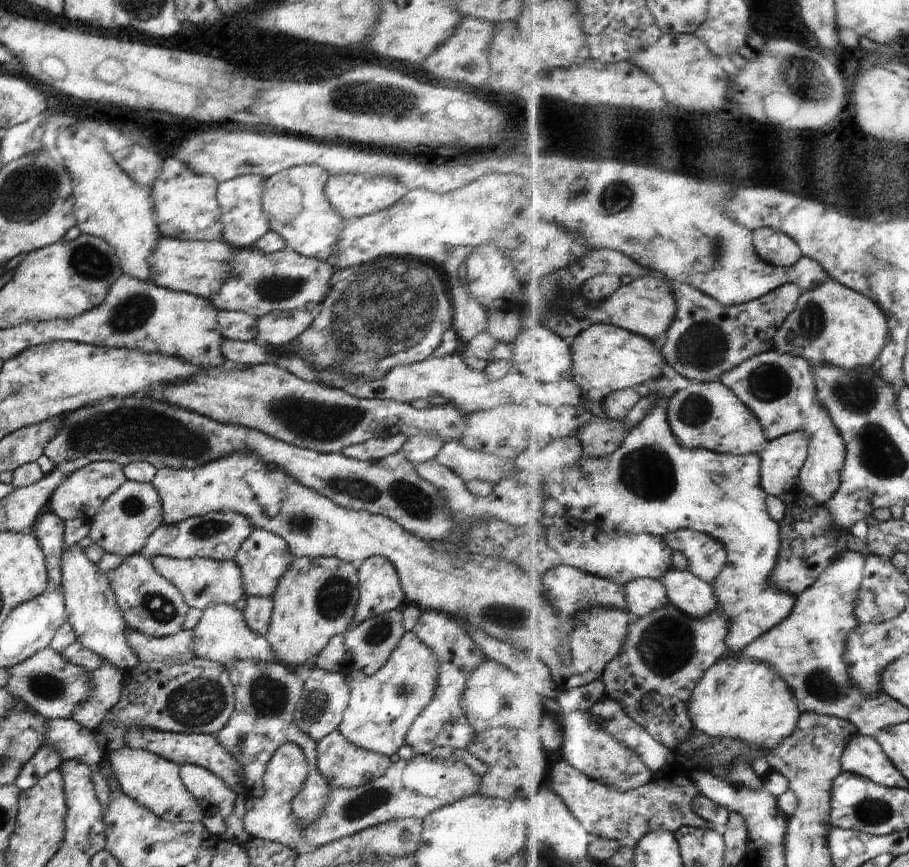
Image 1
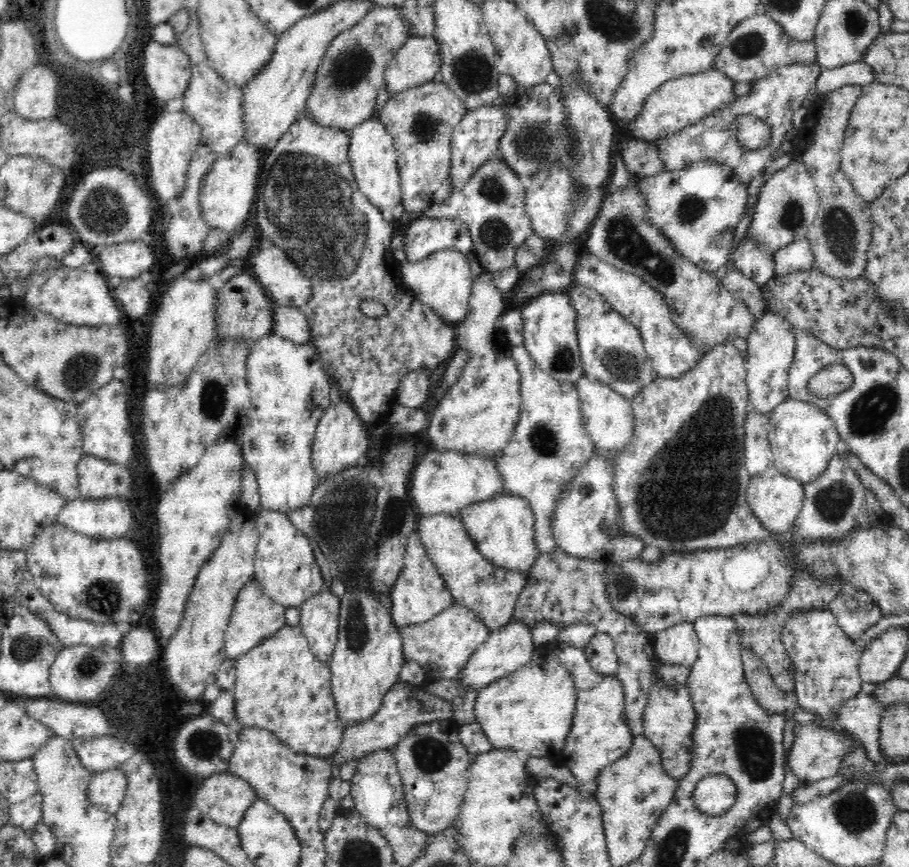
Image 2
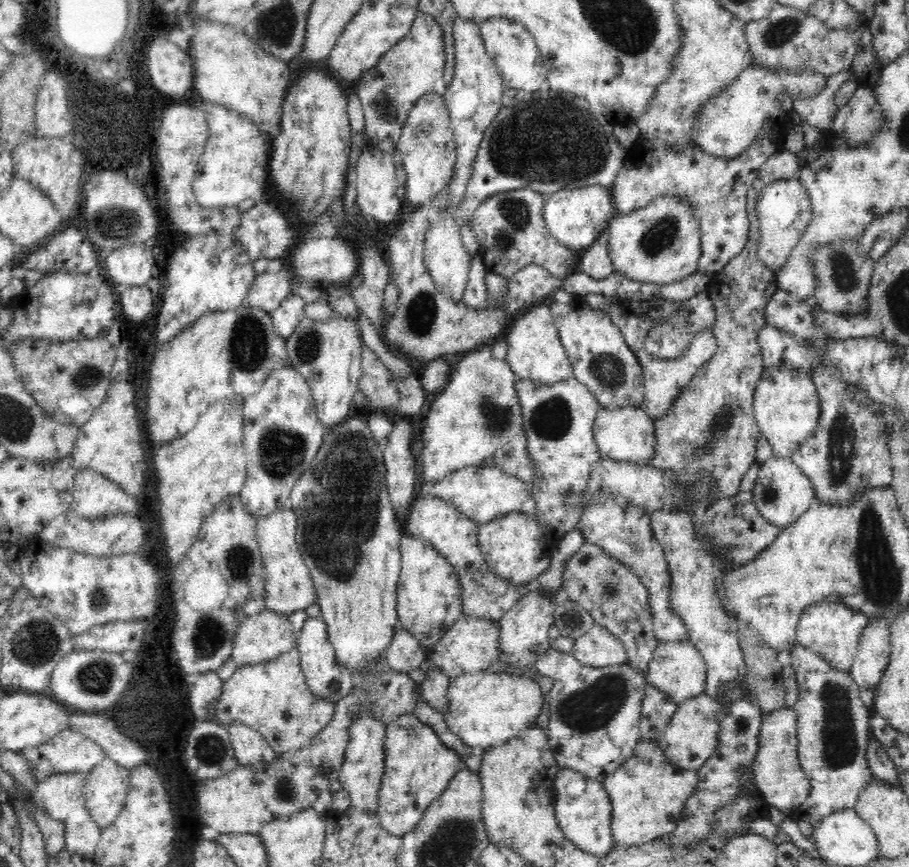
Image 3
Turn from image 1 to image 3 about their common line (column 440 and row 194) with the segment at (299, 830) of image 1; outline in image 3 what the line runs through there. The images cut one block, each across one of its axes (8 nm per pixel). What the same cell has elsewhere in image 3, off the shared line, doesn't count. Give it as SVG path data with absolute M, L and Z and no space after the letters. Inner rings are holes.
M798 178L775 180L762 189L757 198L755 209L760 223L758 258L768 268L774 271L780 270L810 222L812 216L810 197Z

